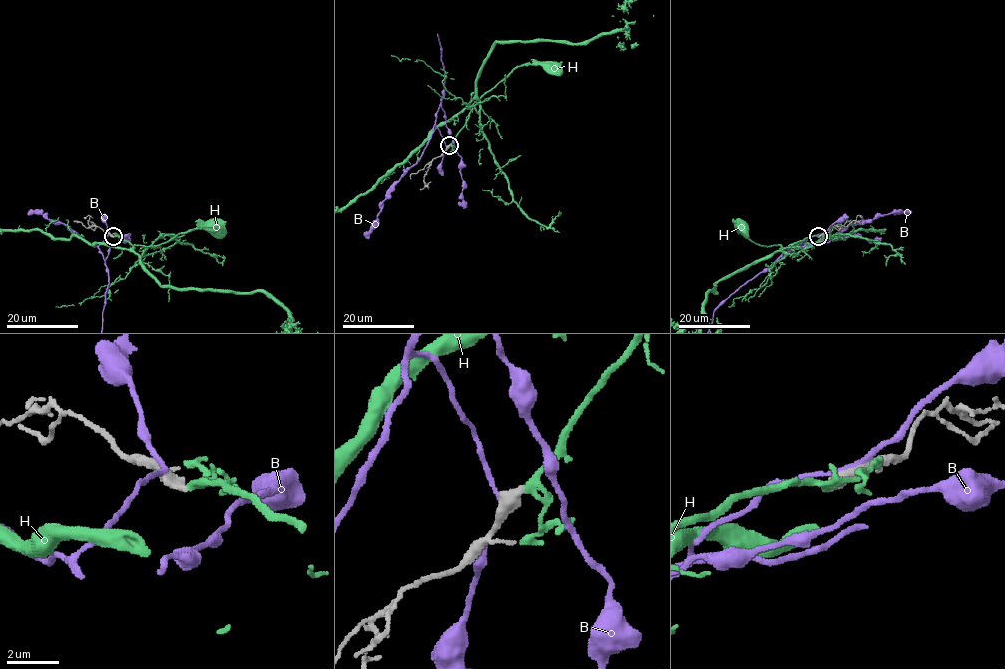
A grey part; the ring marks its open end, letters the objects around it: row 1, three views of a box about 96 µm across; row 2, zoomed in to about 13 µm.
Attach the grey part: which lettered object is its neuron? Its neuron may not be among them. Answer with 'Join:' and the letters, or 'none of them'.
Join: H

